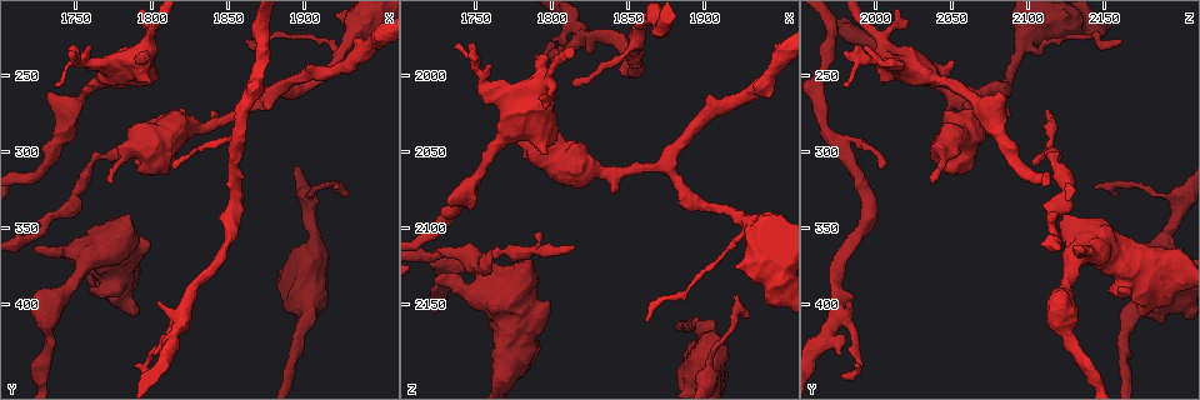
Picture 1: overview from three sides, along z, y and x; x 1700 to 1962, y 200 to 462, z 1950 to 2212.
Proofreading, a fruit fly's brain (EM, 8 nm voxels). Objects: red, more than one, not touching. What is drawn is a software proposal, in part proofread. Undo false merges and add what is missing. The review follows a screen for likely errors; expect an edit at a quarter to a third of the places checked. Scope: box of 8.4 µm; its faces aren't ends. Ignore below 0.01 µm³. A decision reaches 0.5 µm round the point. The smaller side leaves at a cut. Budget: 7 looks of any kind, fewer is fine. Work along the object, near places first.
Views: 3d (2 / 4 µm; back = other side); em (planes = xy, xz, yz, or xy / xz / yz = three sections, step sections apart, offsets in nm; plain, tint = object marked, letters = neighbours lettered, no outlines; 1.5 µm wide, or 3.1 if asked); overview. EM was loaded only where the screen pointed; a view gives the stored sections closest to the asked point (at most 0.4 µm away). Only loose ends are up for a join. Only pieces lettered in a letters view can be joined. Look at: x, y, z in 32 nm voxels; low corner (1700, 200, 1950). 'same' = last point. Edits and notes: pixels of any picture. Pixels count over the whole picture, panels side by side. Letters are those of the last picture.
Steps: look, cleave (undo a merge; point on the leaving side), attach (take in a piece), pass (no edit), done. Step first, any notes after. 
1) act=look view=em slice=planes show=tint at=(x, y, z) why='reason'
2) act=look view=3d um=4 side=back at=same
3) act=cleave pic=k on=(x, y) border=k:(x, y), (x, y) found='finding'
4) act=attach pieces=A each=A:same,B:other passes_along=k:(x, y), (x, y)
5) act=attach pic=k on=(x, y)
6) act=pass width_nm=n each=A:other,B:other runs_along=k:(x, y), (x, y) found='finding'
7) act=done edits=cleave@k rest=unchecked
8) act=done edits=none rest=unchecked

act=look view=em slice=yz step=8 show=letters at=(1796, 240, 2052) why='free end'

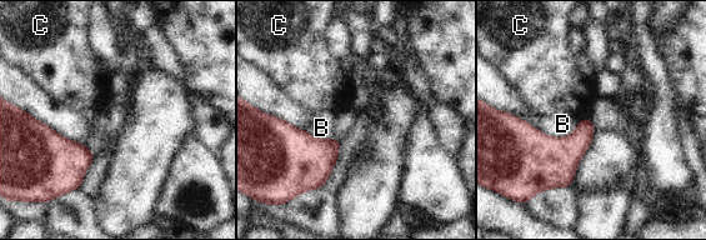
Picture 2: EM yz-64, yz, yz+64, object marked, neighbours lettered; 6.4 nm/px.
act=look view=em slice=planes show=letters at=same

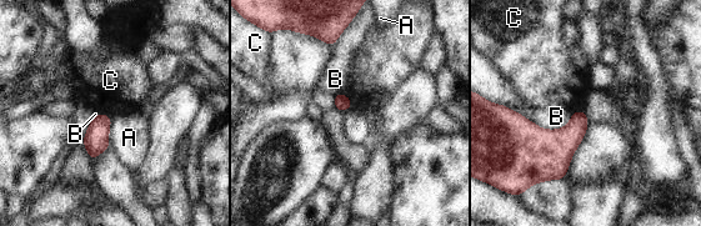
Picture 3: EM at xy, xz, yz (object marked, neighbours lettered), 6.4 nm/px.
act=pass longest_contact=B:420nm each=A:other,B:other,C:other found='no lettered piece goes on from it'

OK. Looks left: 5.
act=look view=em slice=planes show=letters at=(1770, 302, 2116) why='thin neck'

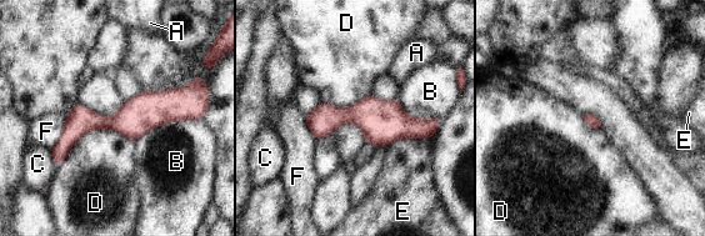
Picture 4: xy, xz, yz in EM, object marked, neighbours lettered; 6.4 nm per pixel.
act=pass longest_contact=D:550nm each=A:other,B:other,C:other,D:other,E:other,F:other runs_along=4:(190, 111), (85, 122), (56, 159) found='one neuron here'

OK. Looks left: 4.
act=look view=3d um=2 at=(1876, 262, 2058) why='three-way junction'

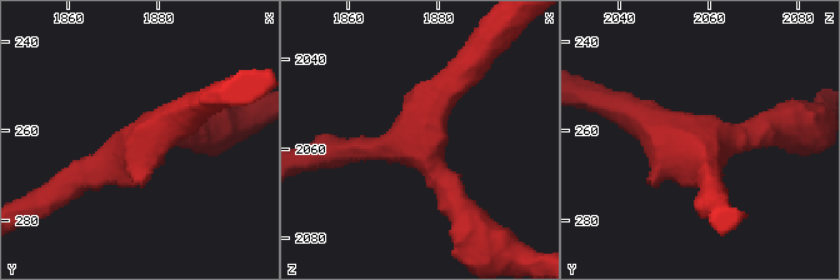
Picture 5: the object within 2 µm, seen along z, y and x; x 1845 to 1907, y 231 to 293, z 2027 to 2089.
act=look view=em um=3.1 slice=planes show=plain at=(1876, 264, 2059) arms=3 arm_widths_nm=200,260,320 why='need the tissue'

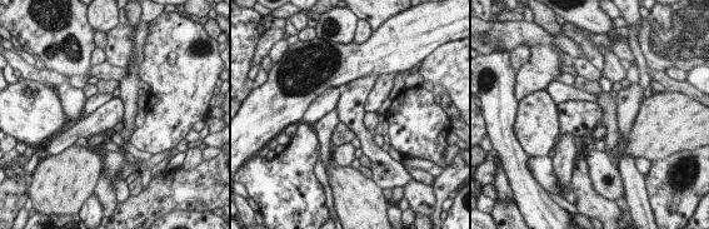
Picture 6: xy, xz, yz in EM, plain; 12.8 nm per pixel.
act=look view=em um=3.1 slice=planes show=letters at=same why='see the neighbours'

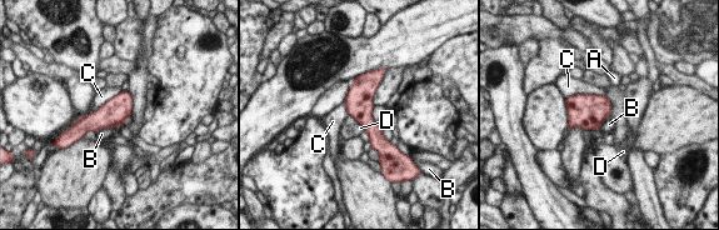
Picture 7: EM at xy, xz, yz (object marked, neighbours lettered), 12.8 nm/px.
act=pass each=A:other,B:other,C:other,D:other border=7:(118, 126), (101, 128), (96, 133) found='one neuron here'

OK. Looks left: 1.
act=done edits=none rest=unchecked

